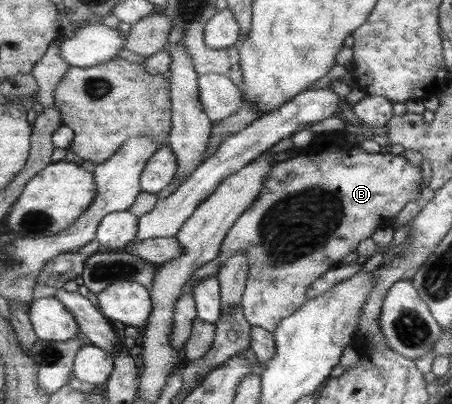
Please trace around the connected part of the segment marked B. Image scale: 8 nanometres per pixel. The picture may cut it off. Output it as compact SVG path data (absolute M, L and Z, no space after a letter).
M323 144L318 147L309 147L301 150L297 156L293 158L286 161L280 160L280 162L274 166L271 178L267 181L267 186L264 188L260 199L238 220L238 223L232 228L230 234L228 234L223 247L222 261L220 261L222 262L221 267L224 267L226 261L233 258L238 252L246 252L250 256L250 269L252 269L252 272L250 272L250 280L248 280L247 291L243 300L245 314L250 323L256 326L262 326L273 333L280 328L280 325L285 319L296 315L296 312L300 308L303 308L304 304L310 300L310 298L308 298L308 290L310 290L310 286L312 286L318 278L322 278L328 270L336 268L336 264L338 264L344 256L352 254L362 240L370 238L370 236L374 234L374 230L392 227L392 222L395 220L395 217L403 210L406 204L409 204L409 202L418 203L418 200L421 198L423 190L423 186L421 185L424 185L422 169L412 165L406 157L402 158L402 154L394 155L388 150L383 150L376 154L368 154L366 150L362 150L362 146L360 146L360 150L340 150L340 152L330 152L330 150L324 148L328 148L328 144Z

